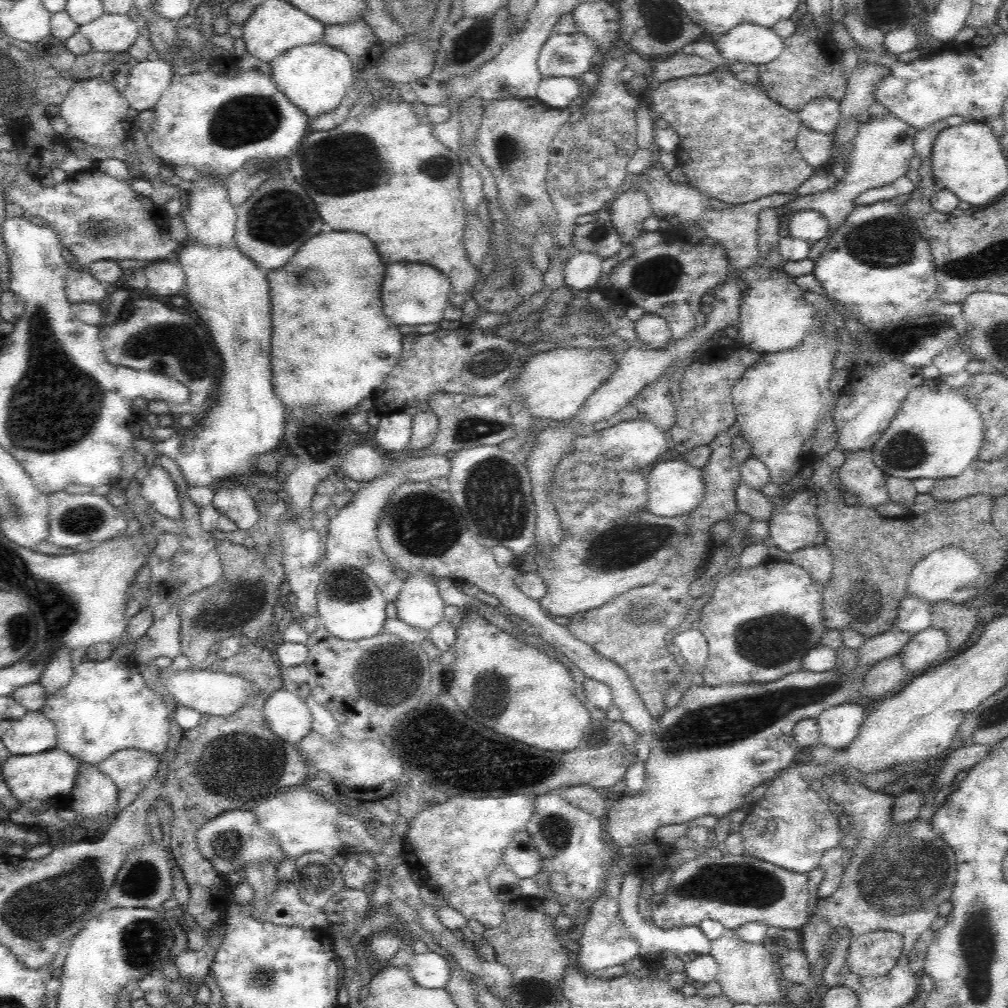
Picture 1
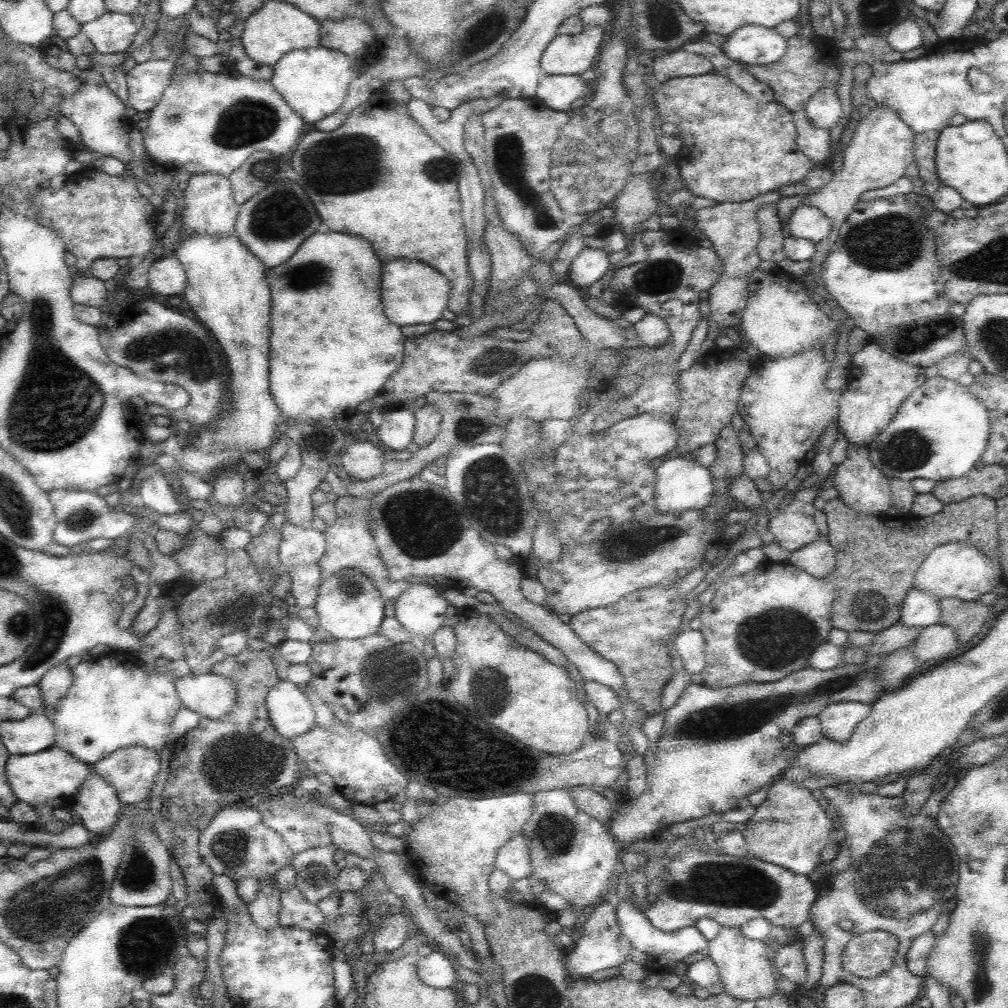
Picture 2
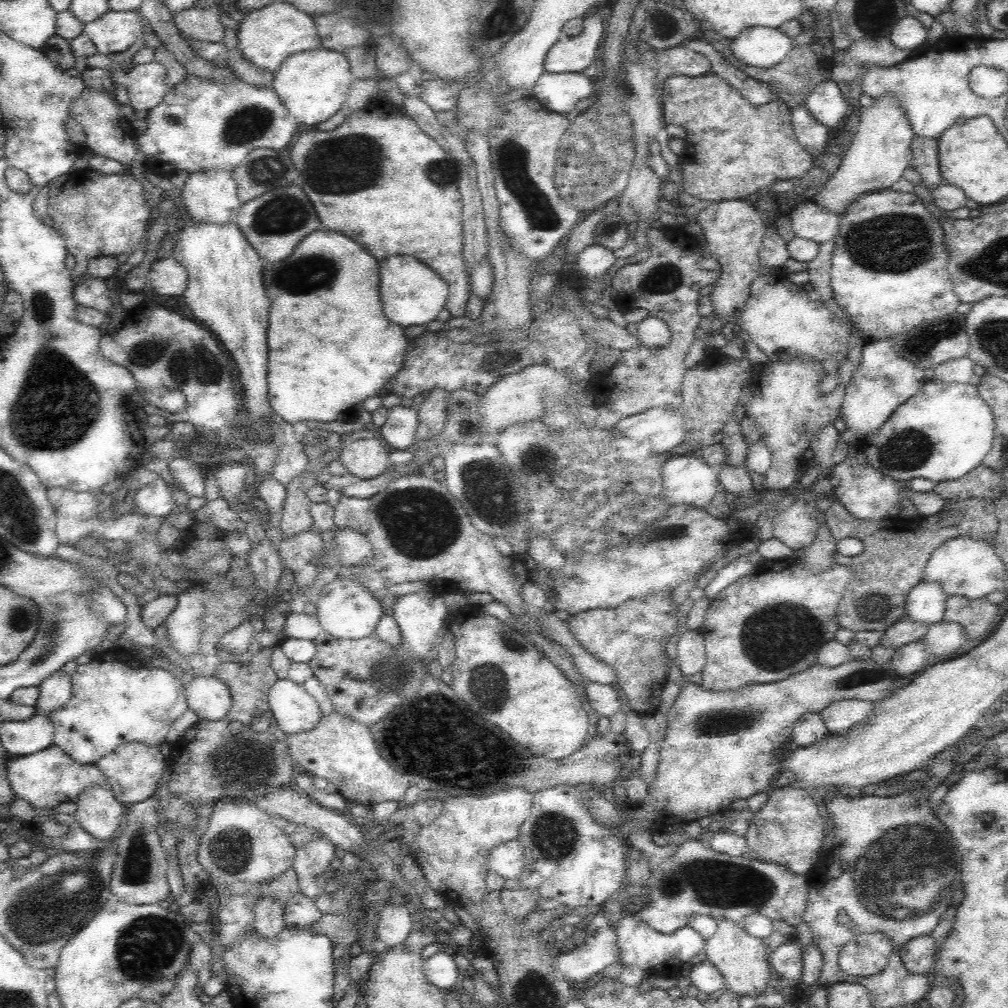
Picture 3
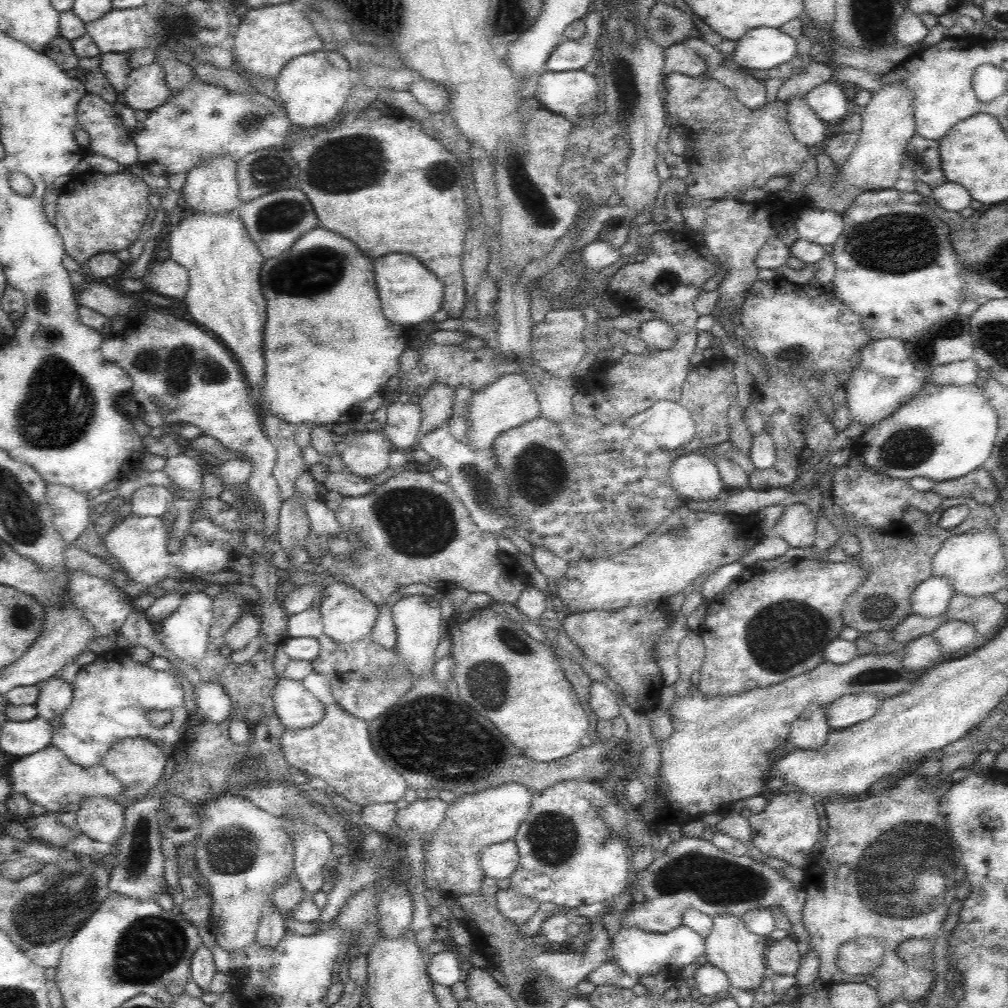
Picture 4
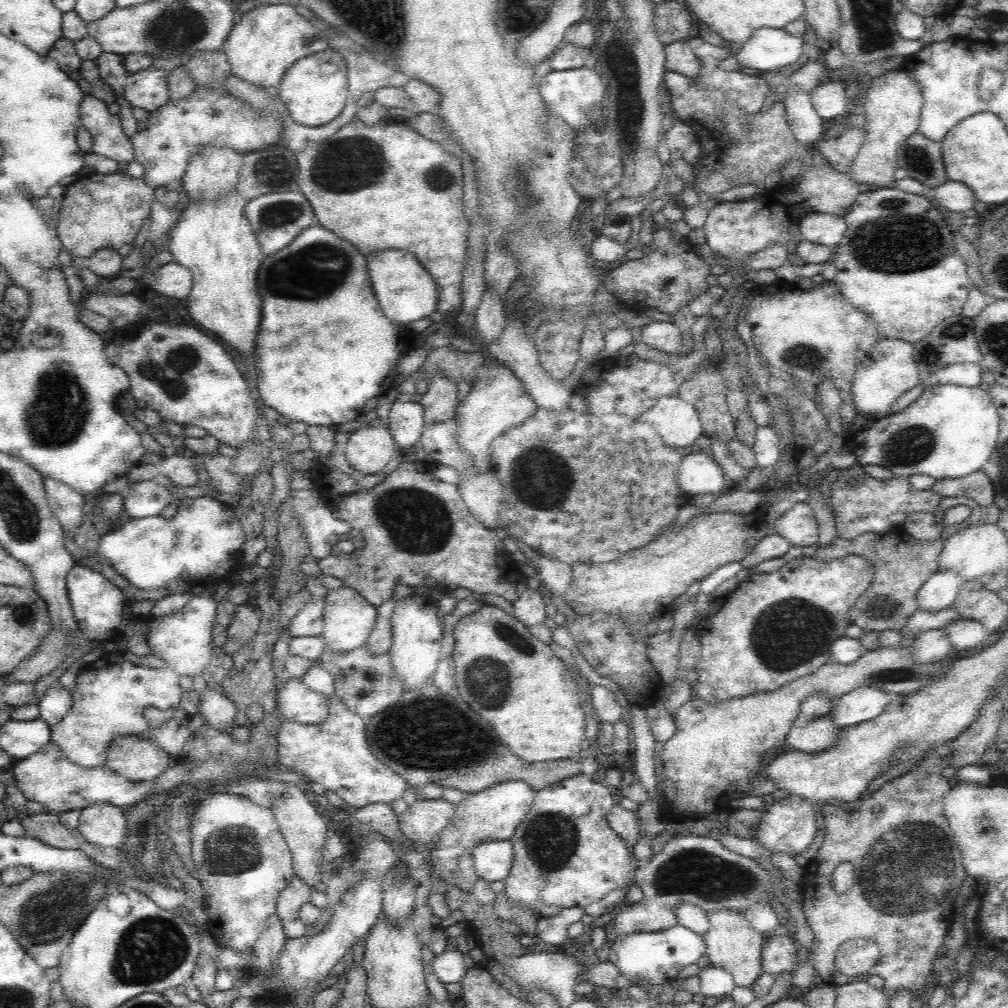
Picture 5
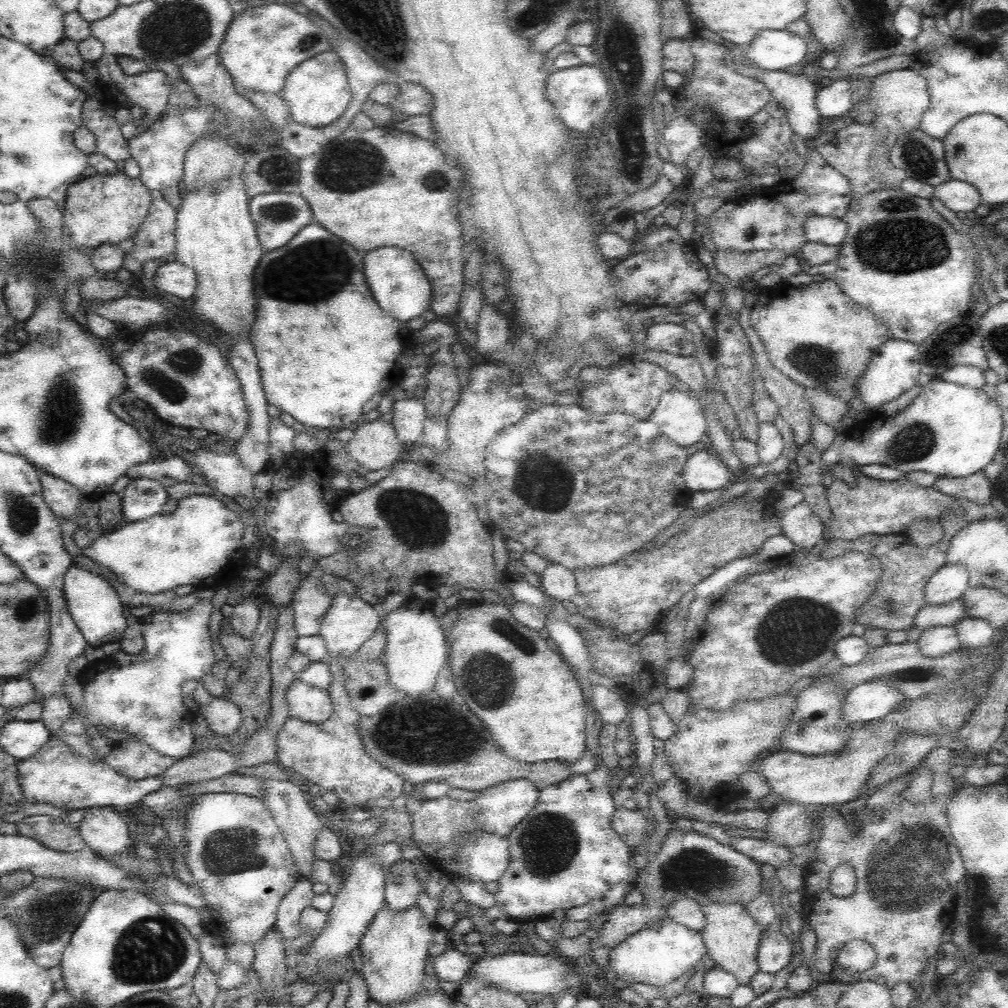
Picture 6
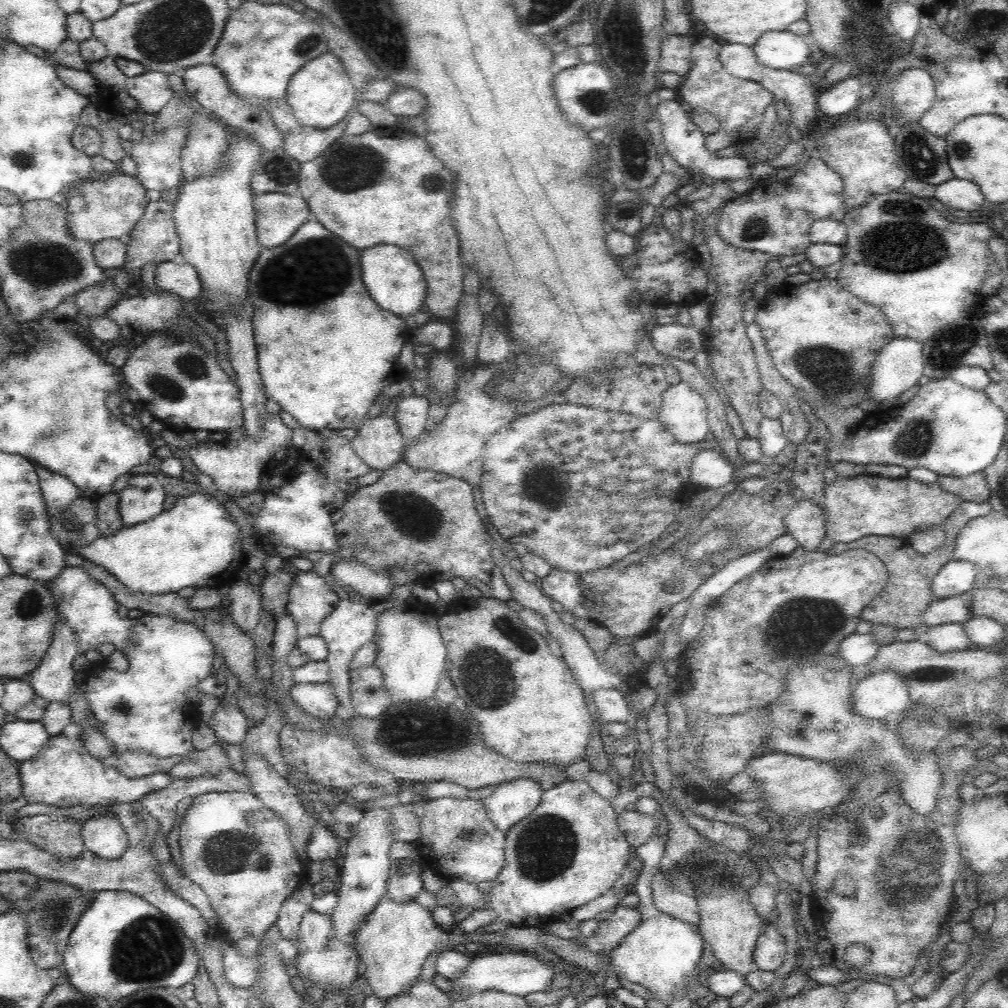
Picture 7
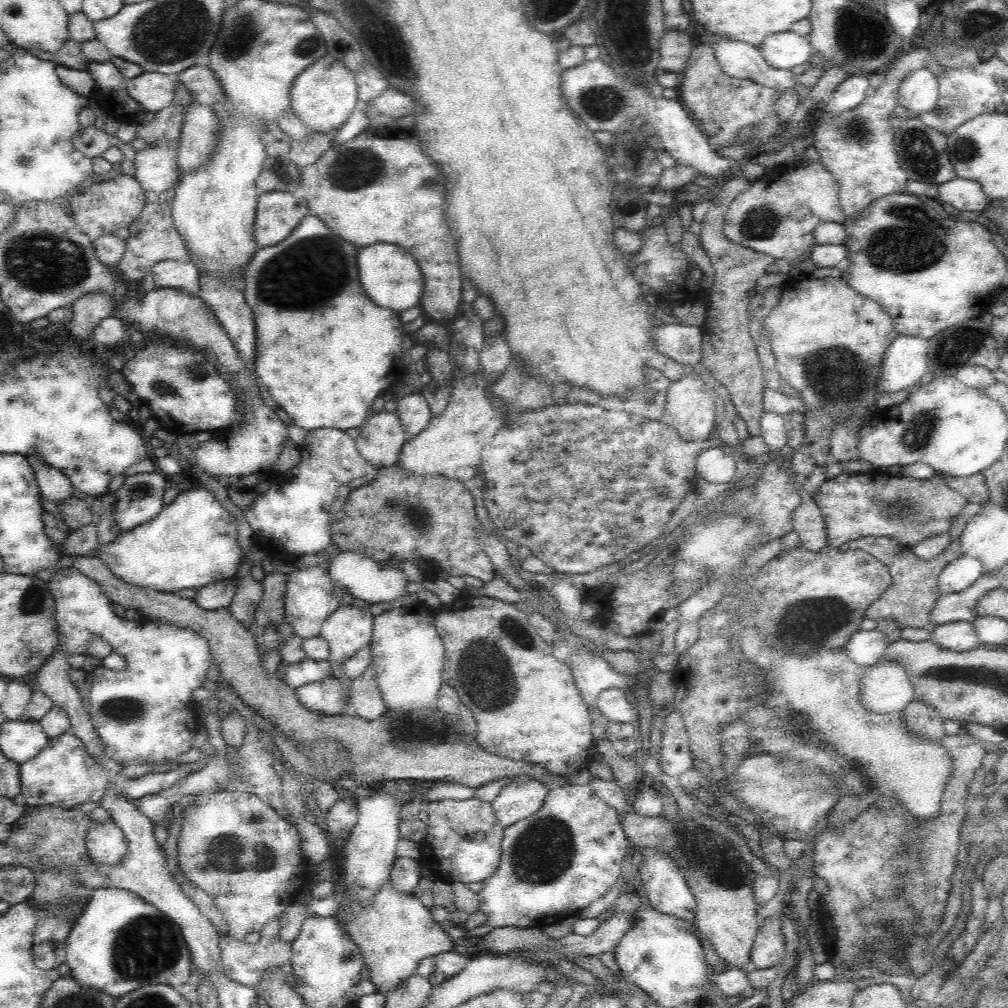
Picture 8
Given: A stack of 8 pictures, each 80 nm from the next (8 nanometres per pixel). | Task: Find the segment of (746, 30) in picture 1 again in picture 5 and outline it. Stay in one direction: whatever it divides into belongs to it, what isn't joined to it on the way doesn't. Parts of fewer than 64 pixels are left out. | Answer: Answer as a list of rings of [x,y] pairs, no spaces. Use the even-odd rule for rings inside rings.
[[[762,27],[756,29],[743,45],[735,47],[734,55],[736,56],[738,66],[744,68],[758,68],[758,70],[752,70],[752,72],[760,72],[760,70],[778,70],[782,66],[792,66],[800,58],[800,54],[803,52],[804,42],[797,36],[788,34],[781,28]]]

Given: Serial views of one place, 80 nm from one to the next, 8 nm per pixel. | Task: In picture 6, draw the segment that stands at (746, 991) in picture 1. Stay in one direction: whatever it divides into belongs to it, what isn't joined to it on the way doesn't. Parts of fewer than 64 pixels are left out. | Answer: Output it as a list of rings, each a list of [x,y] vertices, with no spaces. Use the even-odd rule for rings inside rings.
[[[710,902],[700,904],[704,911],[705,924],[702,927],[701,936],[707,948],[707,954],[714,959],[716,966],[733,974],[740,985],[748,984],[752,976],[758,971],[756,956],[762,936],[768,928],[762,928],[757,920],[739,902]]]

